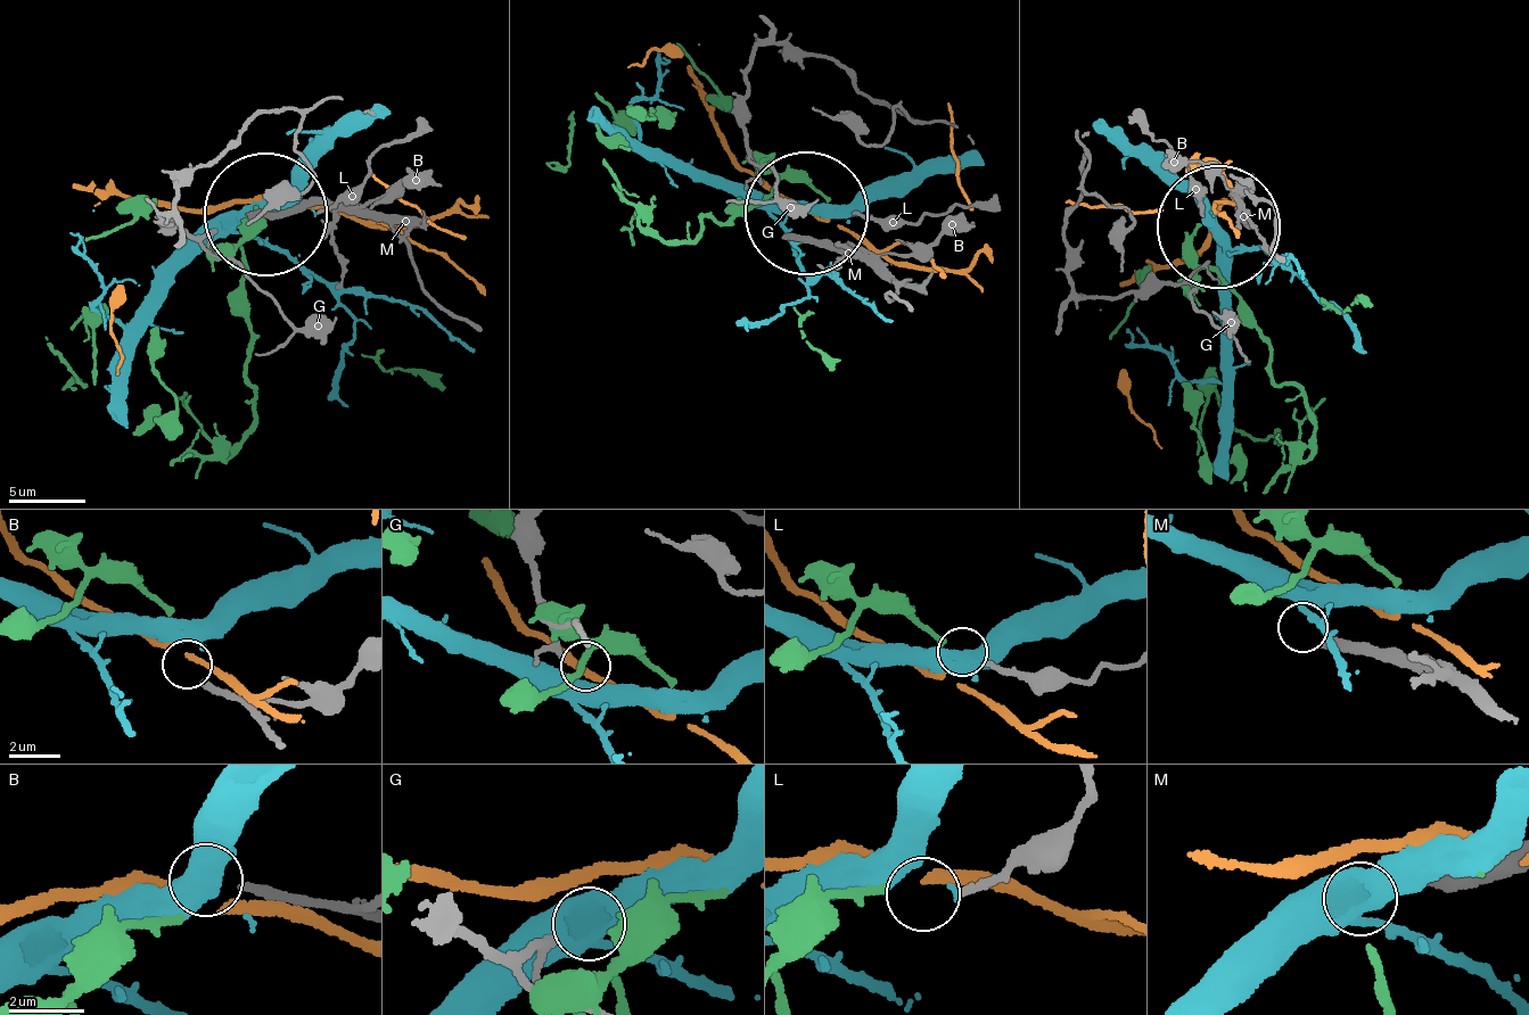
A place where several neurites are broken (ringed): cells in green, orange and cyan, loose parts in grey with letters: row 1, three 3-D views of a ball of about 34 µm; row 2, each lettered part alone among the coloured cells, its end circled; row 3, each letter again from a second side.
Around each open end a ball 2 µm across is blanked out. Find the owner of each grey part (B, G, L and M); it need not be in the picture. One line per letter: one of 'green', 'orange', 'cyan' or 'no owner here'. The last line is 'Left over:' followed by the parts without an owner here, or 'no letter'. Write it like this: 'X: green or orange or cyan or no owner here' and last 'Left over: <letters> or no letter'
B: no owner here
G: no owner here
L: green
M: no owner here
Left over: B, G, M

